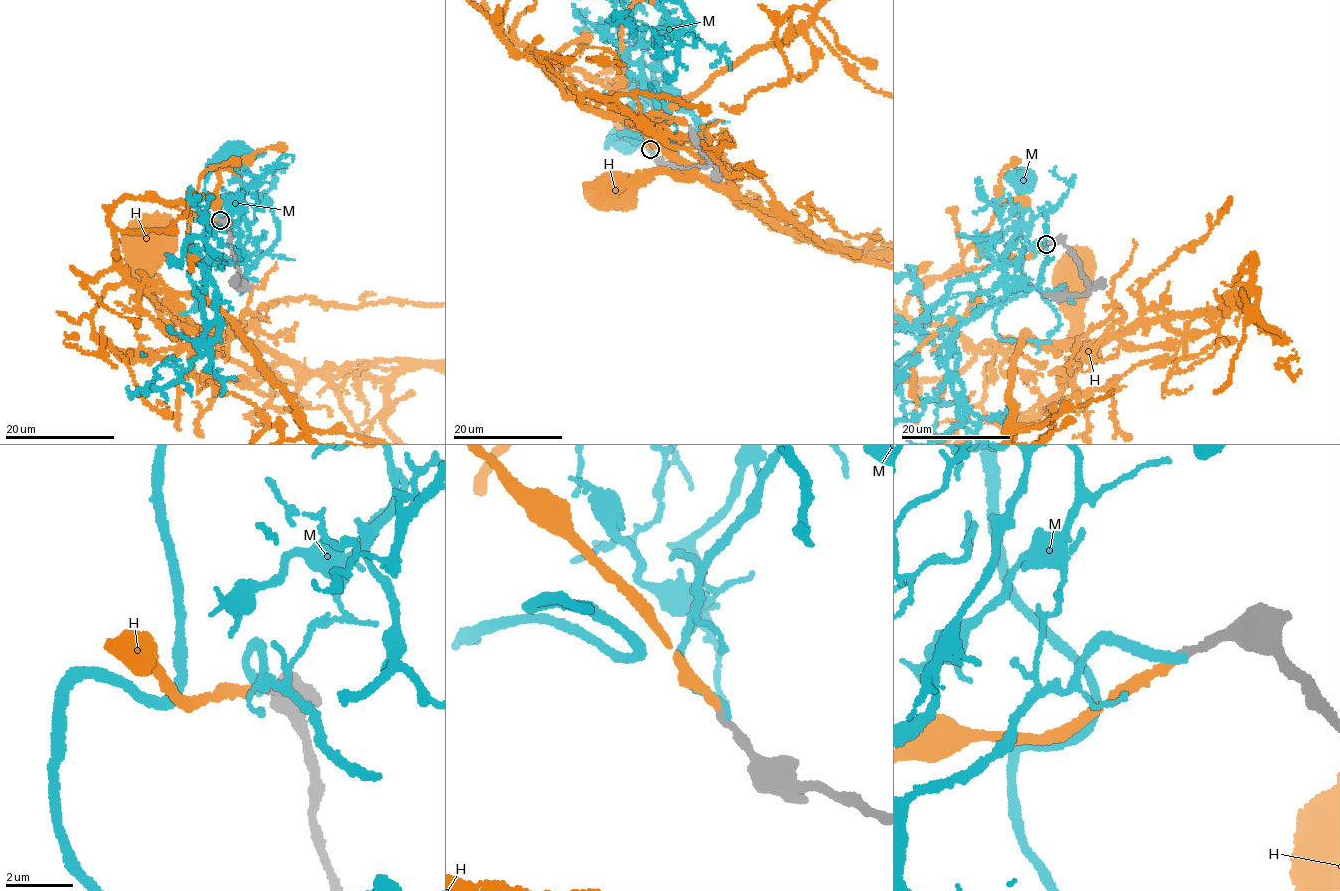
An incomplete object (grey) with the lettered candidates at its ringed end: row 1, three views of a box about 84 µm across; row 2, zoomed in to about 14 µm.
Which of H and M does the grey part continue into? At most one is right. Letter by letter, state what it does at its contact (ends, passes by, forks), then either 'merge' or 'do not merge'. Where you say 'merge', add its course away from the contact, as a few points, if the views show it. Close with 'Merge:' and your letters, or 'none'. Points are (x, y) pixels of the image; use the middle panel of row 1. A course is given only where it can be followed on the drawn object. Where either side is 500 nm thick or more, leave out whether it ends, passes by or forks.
H: it ends | merge | via (649, 150), (612, 108), (525, 45), (547, 77), (596, 108), (637, 124), (682, 166), (619, 197), (617, 190)
M: it ends | do not merge
Merge: H

